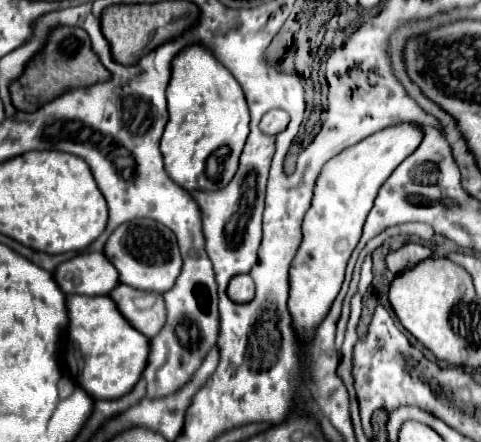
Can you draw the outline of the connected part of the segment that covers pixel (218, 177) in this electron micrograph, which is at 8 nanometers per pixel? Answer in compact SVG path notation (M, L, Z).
M190 46L172 60L172 80L166 90L170 120L160 140L164 168L184 190L216 192L228 186L238 170L238 158L248 138L248 106L240 84L204 46Z

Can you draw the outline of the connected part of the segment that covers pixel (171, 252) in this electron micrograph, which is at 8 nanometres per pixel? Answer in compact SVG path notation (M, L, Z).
M148 218L132 220L118 226L108 238L104 254L116 266L120 282L138 290L164 294L168 292L168 288L172 288L172 284L176 284L176 276L180 276L182 272L182 256L174 232L170 232L160 222Z

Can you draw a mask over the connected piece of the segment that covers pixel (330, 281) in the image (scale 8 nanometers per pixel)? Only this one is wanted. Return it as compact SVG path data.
M412 122L394 124L360 140L352 148L346 148L344 152L336 154L332 160L328 160L322 166L322 172L314 186L312 206L302 222L302 244L288 272L290 274L288 310L292 316L292 328L300 352L298 388L306 386L308 382L308 378L304 376L308 358L302 356L302 352L312 342L318 324L322 324L322 320L328 316L332 302L340 292L348 258L362 236L362 226L372 208L372 202L380 186L394 172L394 168L412 152L416 152L422 138L424 138L424 130L420 124L412 124Z

